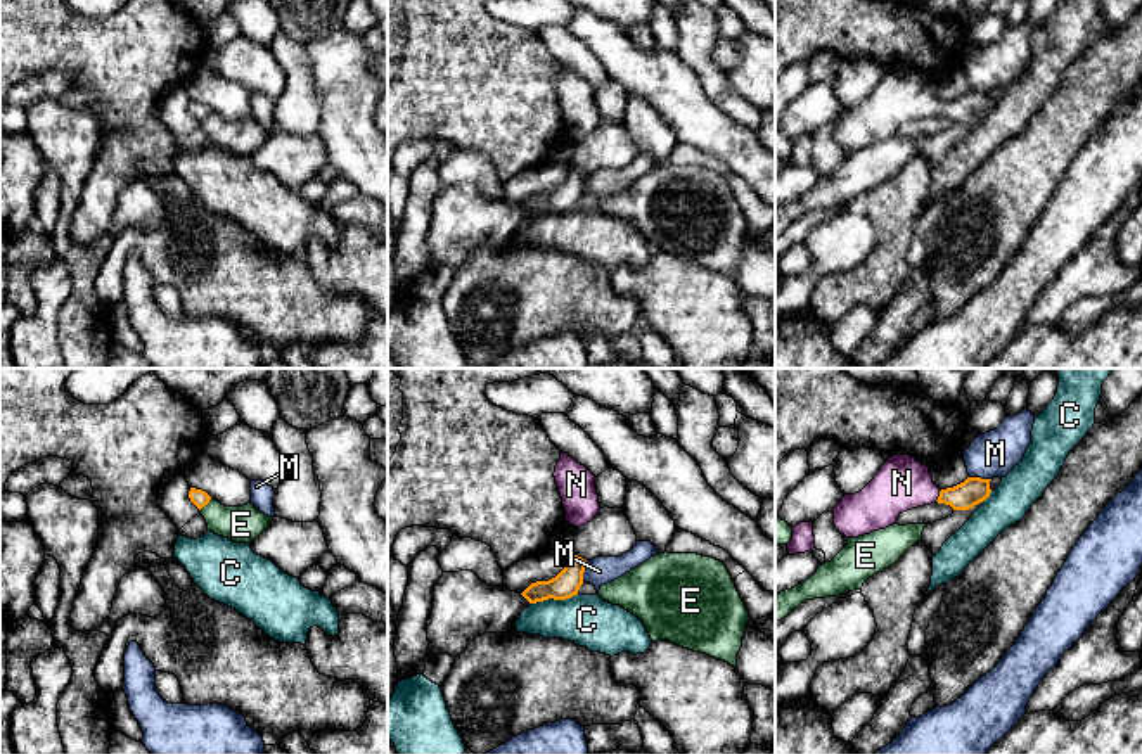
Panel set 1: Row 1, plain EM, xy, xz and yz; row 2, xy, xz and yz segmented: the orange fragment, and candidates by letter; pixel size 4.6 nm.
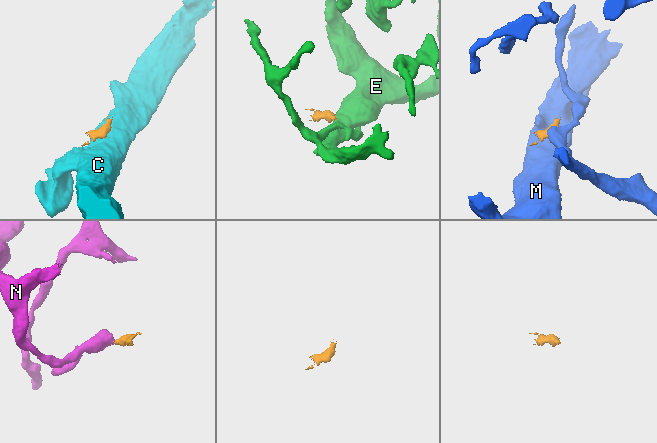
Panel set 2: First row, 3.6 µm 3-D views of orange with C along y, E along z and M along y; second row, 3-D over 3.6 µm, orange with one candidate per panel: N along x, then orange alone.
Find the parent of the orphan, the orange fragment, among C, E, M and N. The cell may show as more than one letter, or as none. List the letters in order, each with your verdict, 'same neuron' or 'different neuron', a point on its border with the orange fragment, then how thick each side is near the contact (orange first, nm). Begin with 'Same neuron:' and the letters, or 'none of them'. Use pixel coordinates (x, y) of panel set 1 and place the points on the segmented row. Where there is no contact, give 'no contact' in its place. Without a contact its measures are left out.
Same neuron: N
C: different neuron | xz (554, 599) | 120/240 nm
E: different neuron | xy (205, 504) | 80/170 nm
M: different neuron | xz (583, 571) | 120/130 nm
N: same neuron | yz (940, 495) | 130/240 nm

